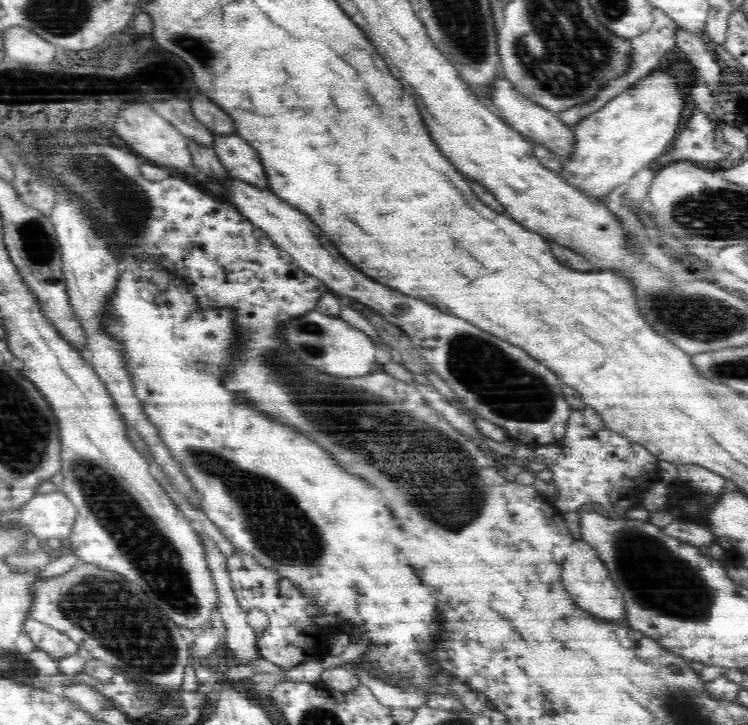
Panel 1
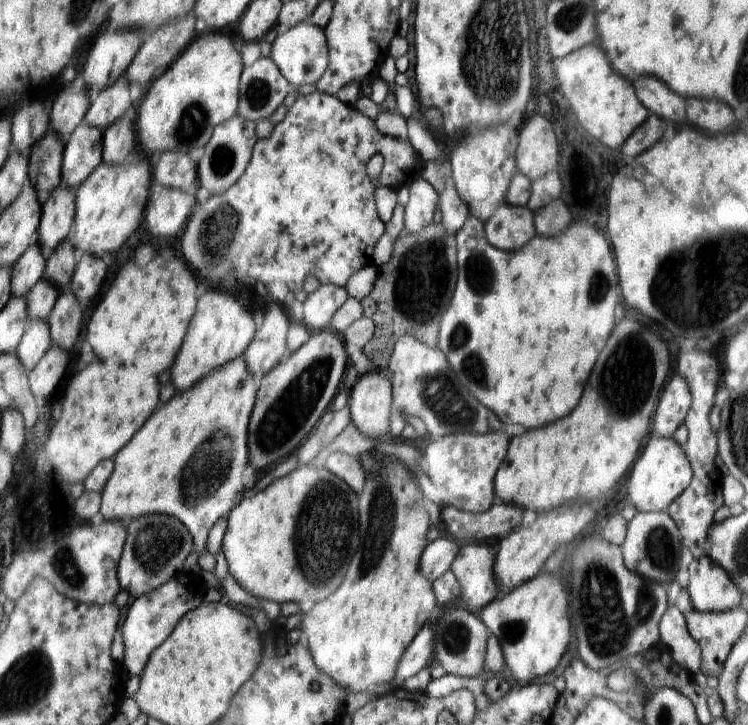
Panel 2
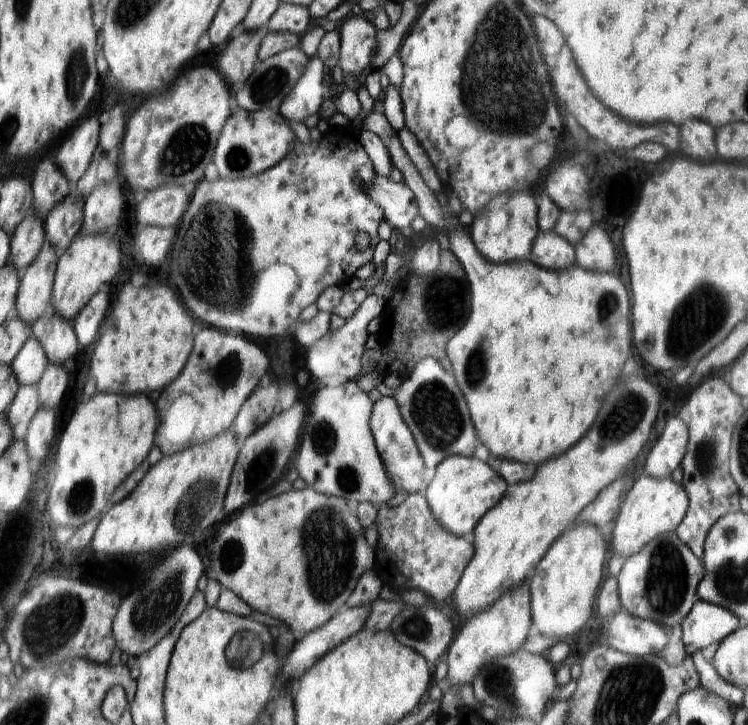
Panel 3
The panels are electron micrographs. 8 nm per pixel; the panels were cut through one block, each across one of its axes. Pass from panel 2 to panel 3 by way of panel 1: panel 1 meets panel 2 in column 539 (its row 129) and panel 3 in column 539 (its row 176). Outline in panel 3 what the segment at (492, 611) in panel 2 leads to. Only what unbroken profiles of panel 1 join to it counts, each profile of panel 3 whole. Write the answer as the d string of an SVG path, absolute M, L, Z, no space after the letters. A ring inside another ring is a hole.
M578 524L561 536L534 568L528 580L532 592L532 616L536 632L552 639L572 636L592 616L592 602L600 586L606 562L606 540L594 524Z

